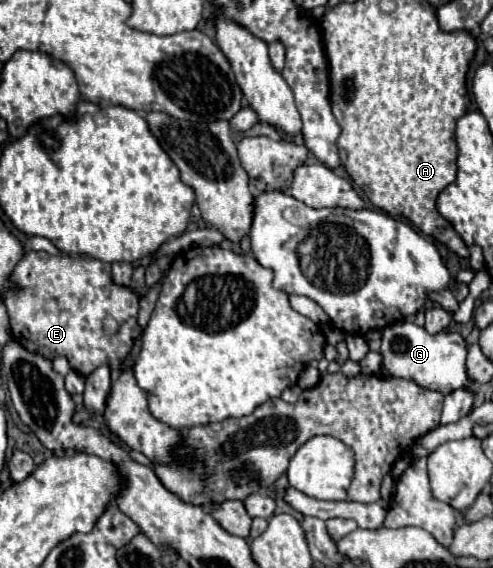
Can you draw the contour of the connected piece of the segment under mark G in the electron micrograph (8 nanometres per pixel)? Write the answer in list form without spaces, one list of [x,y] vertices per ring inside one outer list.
[[[399,321],[383,329],[381,357],[383,357],[383,367],[393,377],[411,379],[425,389],[441,391],[447,395],[459,387],[471,385],[467,377],[467,369],[465,369],[467,347],[465,347],[465,339],[459,333],[441,331],[437,335],[431,335],[423,327],[411,321]]]

